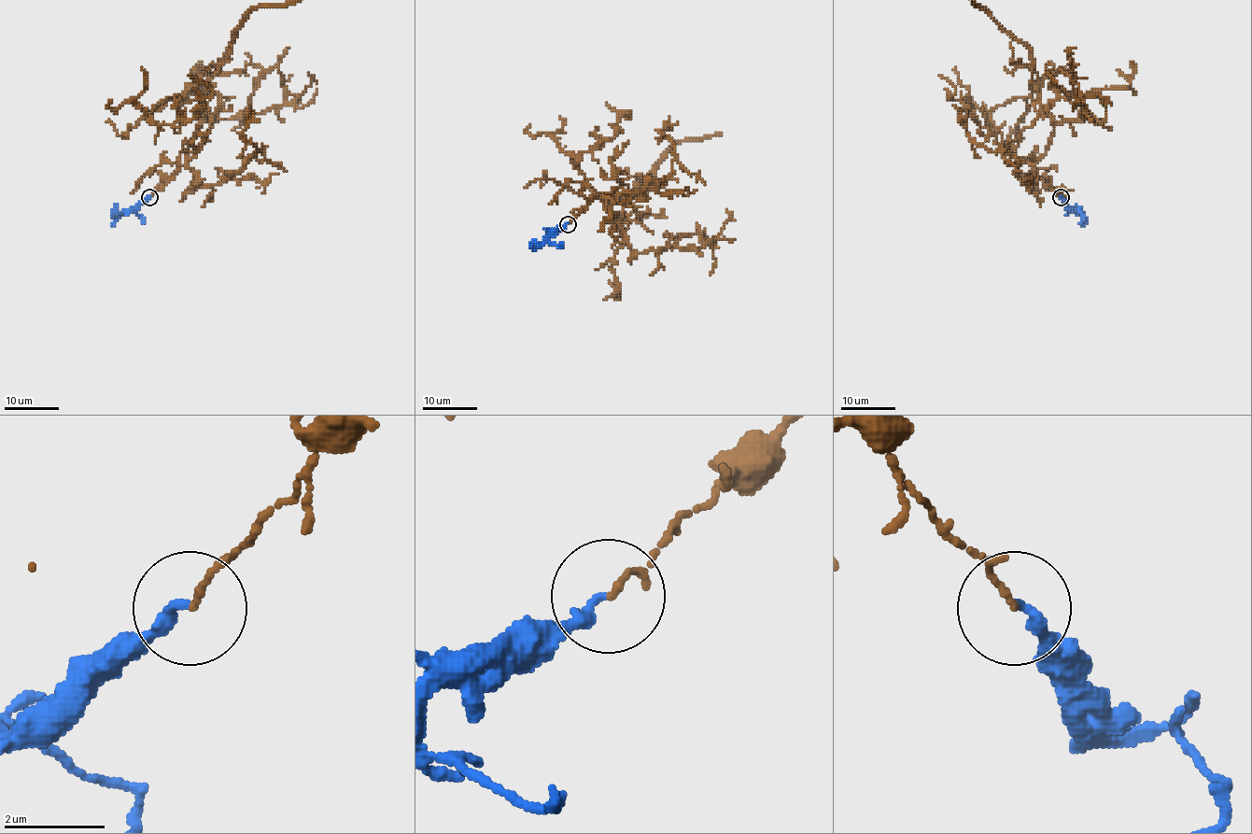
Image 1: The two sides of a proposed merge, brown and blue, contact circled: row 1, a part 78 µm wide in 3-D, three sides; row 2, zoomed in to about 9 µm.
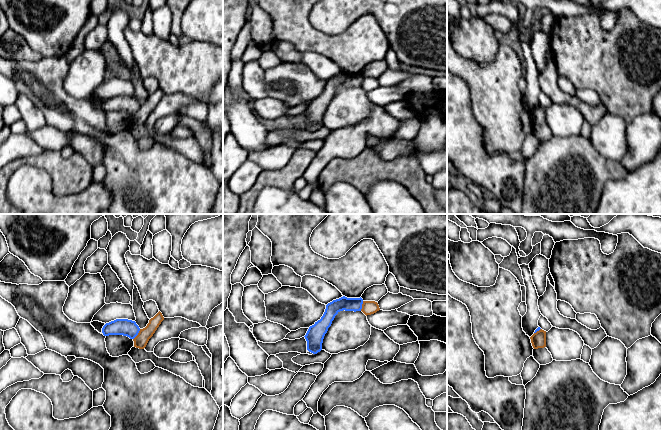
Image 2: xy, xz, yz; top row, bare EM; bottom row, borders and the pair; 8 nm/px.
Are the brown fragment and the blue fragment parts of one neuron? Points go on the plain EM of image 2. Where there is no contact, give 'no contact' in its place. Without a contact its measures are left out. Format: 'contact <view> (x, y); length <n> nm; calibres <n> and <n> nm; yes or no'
contact xy (138, 110); length 110 nm; calibres 110 and 140 nm; no

